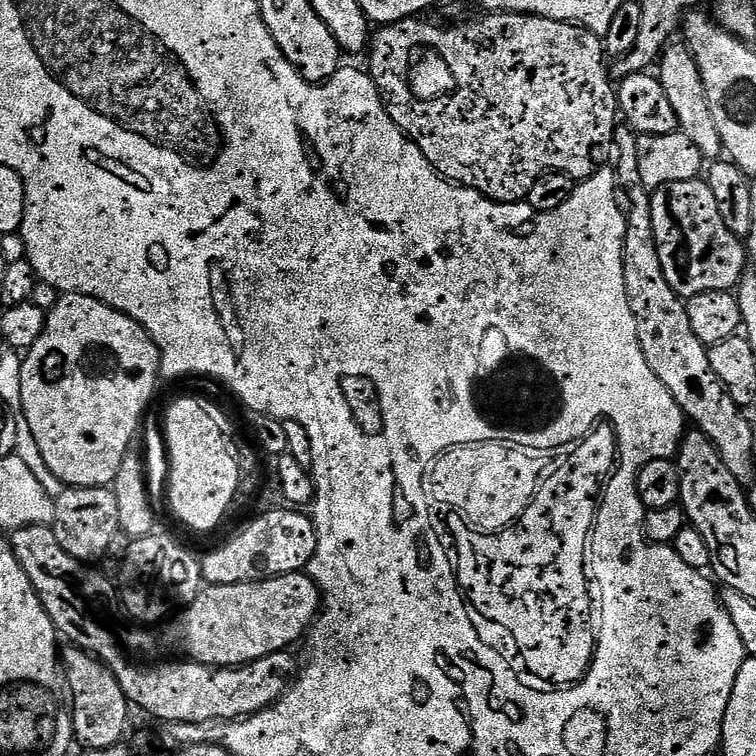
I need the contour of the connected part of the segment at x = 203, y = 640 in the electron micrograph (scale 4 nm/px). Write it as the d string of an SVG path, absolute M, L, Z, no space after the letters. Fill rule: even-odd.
M291 572L285 576L270 576L263 580L248 580L244 584L213 584L205 587L195 601L187 605L186 610L181 611L180 617L176 620L176 636L180 639L180 644L185 648L187 655L199 661L201 664L214 664L220 668L228 668L231 666L239 666L249 664L258 658L266 658L275 652L283 652L292 644L300 635L307 633L311 629L314 621L317 619L318 613L322 608L322 589L311 575L304 572Z

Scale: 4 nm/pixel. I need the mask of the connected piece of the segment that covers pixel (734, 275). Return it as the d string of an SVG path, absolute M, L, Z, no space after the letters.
M703 179L664 183L651 195L653 231L660 260L667 278L679 297L687 300L703 292L724 292L735 289L750 264L745 241L731 232L719 210L714 190Z

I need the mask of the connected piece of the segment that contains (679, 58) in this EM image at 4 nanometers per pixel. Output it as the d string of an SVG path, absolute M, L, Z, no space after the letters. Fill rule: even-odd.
M680 42L669 43L668 47L661 53L658 62L658 79L666 90L670 104L679 120L681 131L687 133L698 146L703 155L710 160L719 159L723 155L724 147L722 145L722 124L719 117L712 110L708 100L710 92L704 85L700 68L697 60L687 43Z

